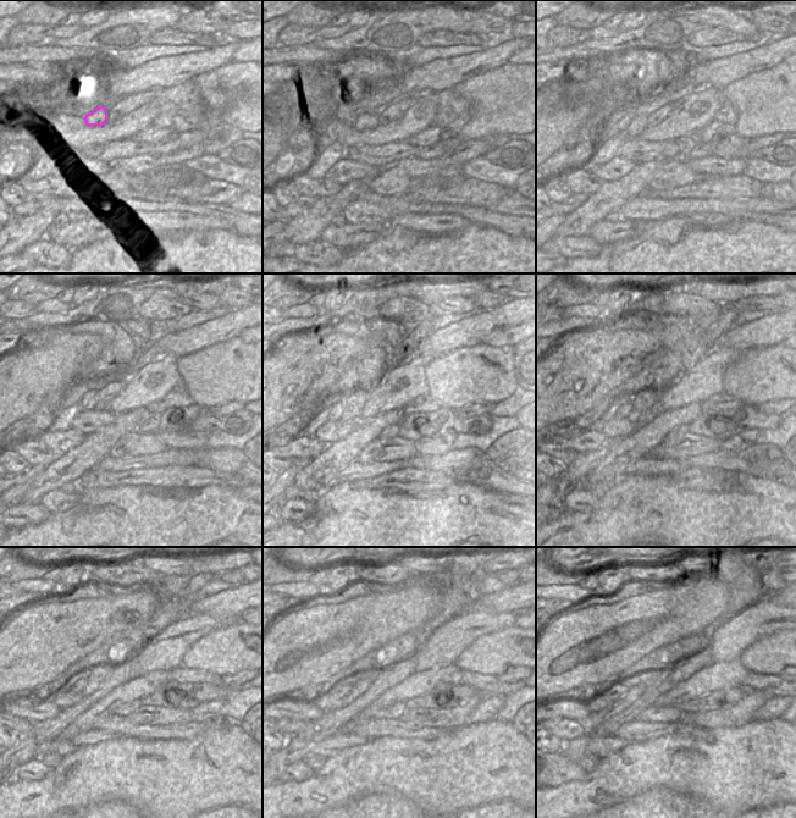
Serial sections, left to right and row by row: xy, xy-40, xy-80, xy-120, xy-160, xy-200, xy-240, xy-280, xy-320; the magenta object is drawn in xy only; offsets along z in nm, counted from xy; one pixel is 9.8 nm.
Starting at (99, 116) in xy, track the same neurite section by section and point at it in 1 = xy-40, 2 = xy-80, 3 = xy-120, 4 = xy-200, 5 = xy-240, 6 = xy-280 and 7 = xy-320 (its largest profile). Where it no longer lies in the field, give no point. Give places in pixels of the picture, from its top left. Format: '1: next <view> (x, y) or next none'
1: next xy-40 (366, 121)
2: next xy-80 (639, 123)
3: next xy-120 (88, 402)
4: next xy-200 (624, 410)
5: next xy-240 (77, 686)
6: next xy-280 (341, 691)
7: next xy-320 (613, 691)

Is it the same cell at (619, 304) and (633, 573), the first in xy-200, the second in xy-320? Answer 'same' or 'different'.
different

